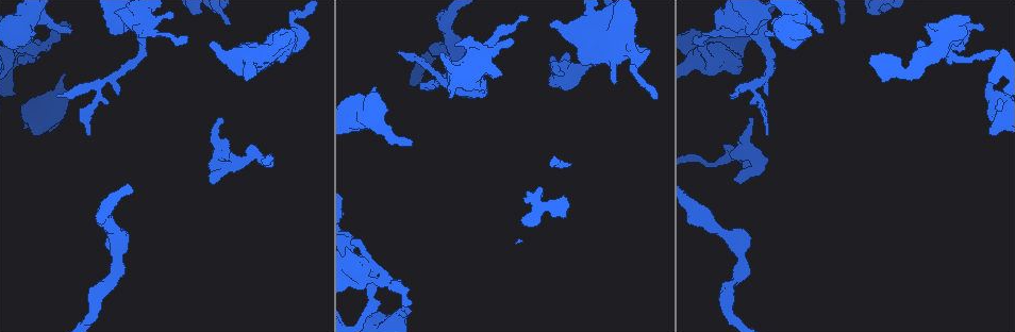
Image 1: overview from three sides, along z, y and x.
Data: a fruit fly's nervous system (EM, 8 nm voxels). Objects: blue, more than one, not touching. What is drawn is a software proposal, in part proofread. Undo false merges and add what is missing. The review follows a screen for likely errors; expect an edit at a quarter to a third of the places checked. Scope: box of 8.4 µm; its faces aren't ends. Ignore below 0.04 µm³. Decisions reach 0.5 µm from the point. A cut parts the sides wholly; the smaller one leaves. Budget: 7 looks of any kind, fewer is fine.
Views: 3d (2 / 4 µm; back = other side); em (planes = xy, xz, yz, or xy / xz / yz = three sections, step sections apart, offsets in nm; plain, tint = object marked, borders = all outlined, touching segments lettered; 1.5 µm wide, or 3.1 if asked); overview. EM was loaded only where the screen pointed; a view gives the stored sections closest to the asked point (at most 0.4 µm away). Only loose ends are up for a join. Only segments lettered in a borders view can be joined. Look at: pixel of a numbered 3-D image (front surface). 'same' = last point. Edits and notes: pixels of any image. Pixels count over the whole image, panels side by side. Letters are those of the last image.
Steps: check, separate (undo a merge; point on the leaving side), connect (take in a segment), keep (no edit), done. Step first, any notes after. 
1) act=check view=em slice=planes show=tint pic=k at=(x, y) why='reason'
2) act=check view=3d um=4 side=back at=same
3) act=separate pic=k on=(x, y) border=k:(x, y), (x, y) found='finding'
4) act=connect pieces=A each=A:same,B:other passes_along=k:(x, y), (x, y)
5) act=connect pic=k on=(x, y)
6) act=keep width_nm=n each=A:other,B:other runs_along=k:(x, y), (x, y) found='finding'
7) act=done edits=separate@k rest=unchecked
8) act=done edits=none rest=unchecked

act=check view=3d um=2 side=back pic=1 at=(398, 52) why='branch stops here'

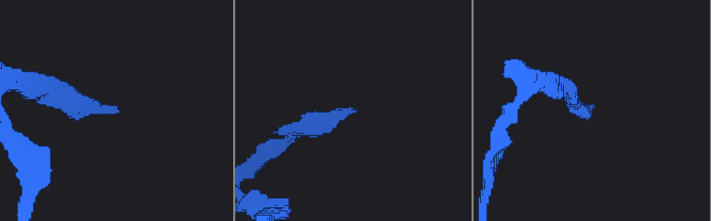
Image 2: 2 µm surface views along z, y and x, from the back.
act=check view=em slice=yz step=8 show=borders pic=2 at=(116, 110) why='now the EM'

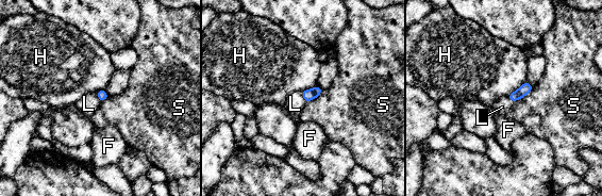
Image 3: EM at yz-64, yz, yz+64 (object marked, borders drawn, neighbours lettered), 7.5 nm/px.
act=connect pieces=L each=F:other,H:other,L:same,S:other passes_along=3:(307, 95), (302, 96), (295, 103) found='the neuron continues'

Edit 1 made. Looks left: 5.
act=check view=em slice=planes show=borders pic=1 at=(186, 37) why='tapers out'

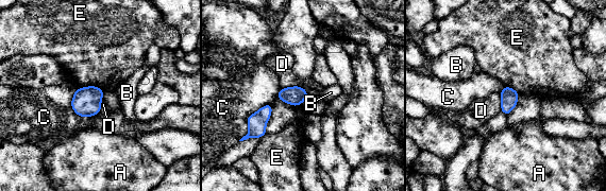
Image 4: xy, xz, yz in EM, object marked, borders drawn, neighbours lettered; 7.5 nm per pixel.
act=keep width_nm=130 each=A:other,B:other,C:other,D:other,E:other border=4:(281, 87), (301, 86), (308, 94) found='none of them fits'

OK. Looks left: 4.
act=check view=em slice=planes show=borders pic=1 at=(70, 31) why='branch stops here'

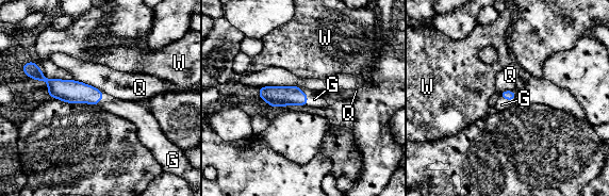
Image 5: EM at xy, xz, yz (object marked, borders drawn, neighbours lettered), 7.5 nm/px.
act=connect pieces=G longest_contact=W:320nm each=G:same,Q:other,W:other found='the neuron continues'

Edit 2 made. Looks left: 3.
act=done edits=connect@3,connect@5 rest=unchecked

